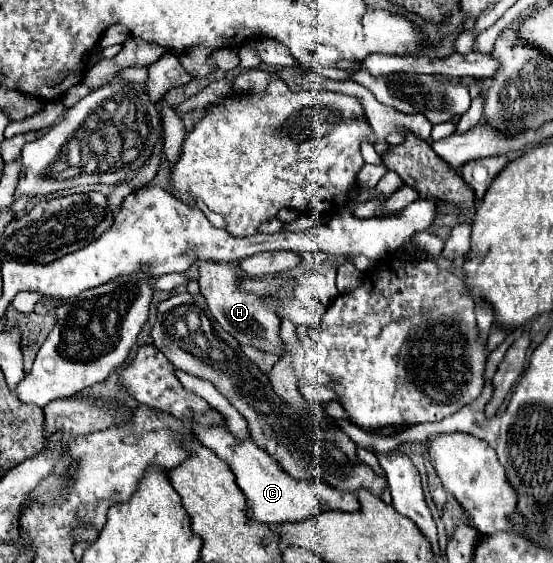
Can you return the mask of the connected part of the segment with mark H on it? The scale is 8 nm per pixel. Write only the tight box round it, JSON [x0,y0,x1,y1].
[197,260,283,354]

